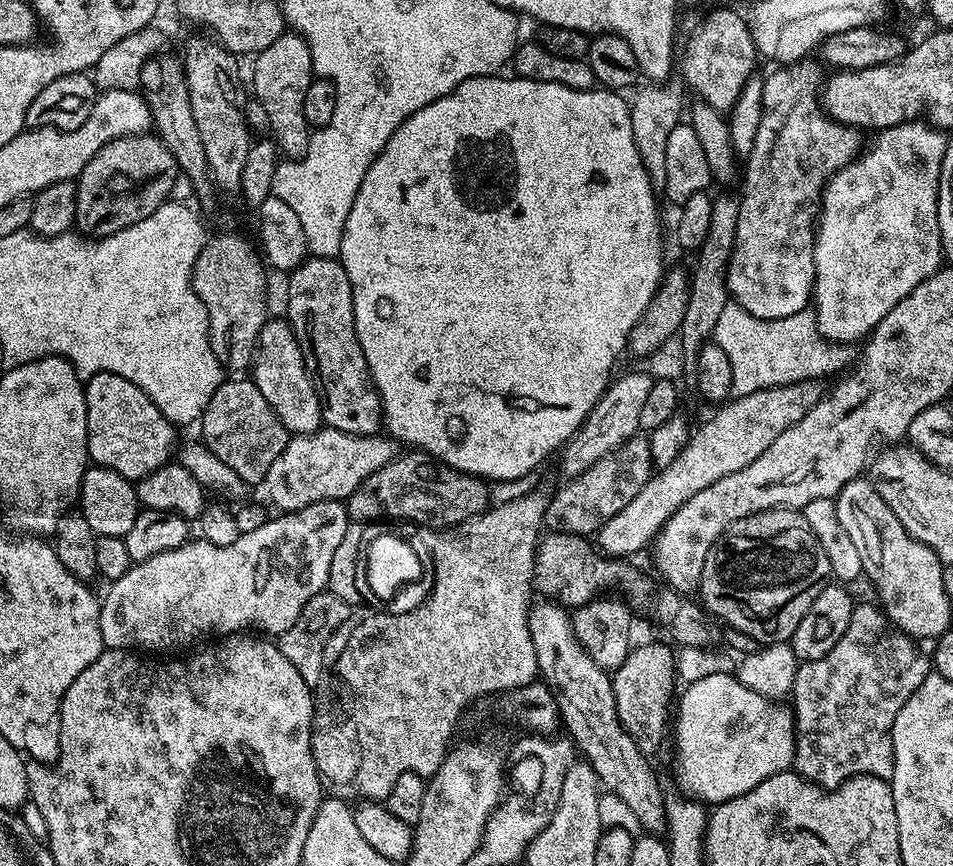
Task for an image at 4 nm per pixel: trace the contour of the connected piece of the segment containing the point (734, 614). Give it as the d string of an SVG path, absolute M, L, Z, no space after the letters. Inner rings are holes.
M771 508L731 524L706 554L698 596L717 621L758 638L761 645L791 641L798 622L822 594L832 571L830 558L806 522L803 511Z

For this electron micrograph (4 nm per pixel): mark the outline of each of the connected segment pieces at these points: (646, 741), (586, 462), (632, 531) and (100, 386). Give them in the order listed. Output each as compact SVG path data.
M637 643L635 647L633 647L632 651L628 653L628 657L626 658L626 662L622 662L622 666L616 669L614 675L612 676L612 685L614 686L614 698L616 699L616 705L618 706L618 718L622 722L622 726L624 729L630 734L630 738L634 738L634 742L637 743L638 749L645 753L645 755L649 758L655 757L655 752L659 750L660 743L664 740L664 727L669 727L670 724L670 710L668 714L668 707L673 707L674 704L674 692L672 696L672 687L675 684L678 684L678 673L676 670L676 658L677 653L675 651L671 652L670 649L667 648L664 644L640 644Z
M628 372L621 380L613 379L597 402L594 410L585 418L583 426L576 435L564 445L560 464L564 467L565 477L571 478L590 470L594 462L606 458L615 448L621 448L628 440L640 432L638 417L642 415L642 405L650 394L653 377L644 372Z
M803 380L786 386L774 386L754 390L754 394L736 396L719 405L716 412L700 429L691 433L688 444L670 462L670 466L659 469L634 499L622 506L610 522L606 522L595 533L594 544L603 555L609 558L632 558L635 552L651 545L659 536L664 524L682 507L698 490L706 490L706 486L714 486L718 478L726 478L726 474L734 474L742 470L742 466L750 466L754 458L758 458L768 447L774 446L779 438L794 422L802 422L814 406L823 398L826 388L819 380Z
M99 372L87 377L84 384L86 422L88 423L88 459L93 465L109 468L130 481L141 480L173 459L177 425L172 424L134 386L118 374Z

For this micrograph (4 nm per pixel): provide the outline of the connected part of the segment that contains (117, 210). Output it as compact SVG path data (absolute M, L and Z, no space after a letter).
M145 134L142 136L124 136L120 140L110 142L98 150L98 154L94 154L94 158L90 158L90 162L86 162L86 170L82 170L82 174L75 181L76 186L76 223L75 227L79 229L85 237L99 238L101 236L109 236L118 230L126 230L126 226L134 226L134 222L142 222L142 218L150 218L150 214L154 214L154 210L158 210L158 206L162 206L169 199L168 196L172 192L172 187L176 184L176 176L181 175L181 170L176 165L174 154L170 154L170 150L160 141L159 135Z

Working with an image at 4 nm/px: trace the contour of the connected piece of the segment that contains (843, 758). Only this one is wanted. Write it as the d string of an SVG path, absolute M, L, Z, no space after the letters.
M857 604L850 614L846 634L838 638L830 654L805 660L796 669L790 693L790 707L794 713L796 730L795 771L819 788L837 788L855 776L877 776L891 781L894 774L894 746L892 727L898 710L906 706L910 694L926 682L930 674L930 660L919 652L917 641L900 631L876 604Z

